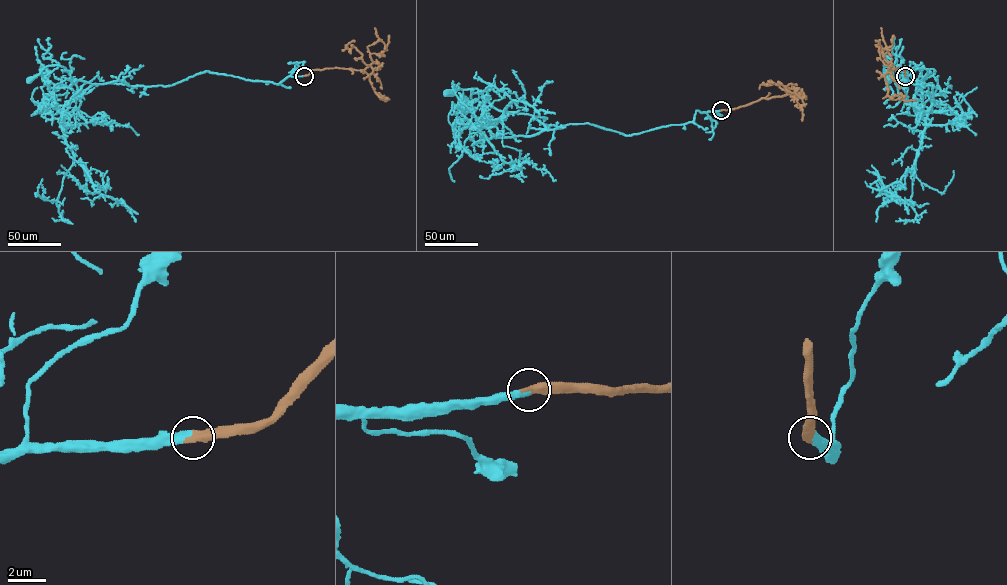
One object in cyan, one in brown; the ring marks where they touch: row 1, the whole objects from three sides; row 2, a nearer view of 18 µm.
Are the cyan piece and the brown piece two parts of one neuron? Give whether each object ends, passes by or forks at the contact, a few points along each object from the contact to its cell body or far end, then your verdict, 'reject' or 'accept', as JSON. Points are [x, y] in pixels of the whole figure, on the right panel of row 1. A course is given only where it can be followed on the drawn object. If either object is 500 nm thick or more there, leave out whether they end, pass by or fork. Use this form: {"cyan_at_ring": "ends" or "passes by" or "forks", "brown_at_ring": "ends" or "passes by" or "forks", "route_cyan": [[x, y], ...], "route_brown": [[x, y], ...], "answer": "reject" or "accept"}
{"cyan_at_ring": "ends", "brown_at_ring": "ends", "route_cyan": [[905, 76], [915, 84], [929, 71], [918, 85], [931, 83], [932, 96], [883, 65], [888, 79]], "route_brown": [[905, 76], [904, 70], [892, 70], [889, 66], [884, 75], [887, 95], [895, 100], [915, 100]], "answer": "accept"}

